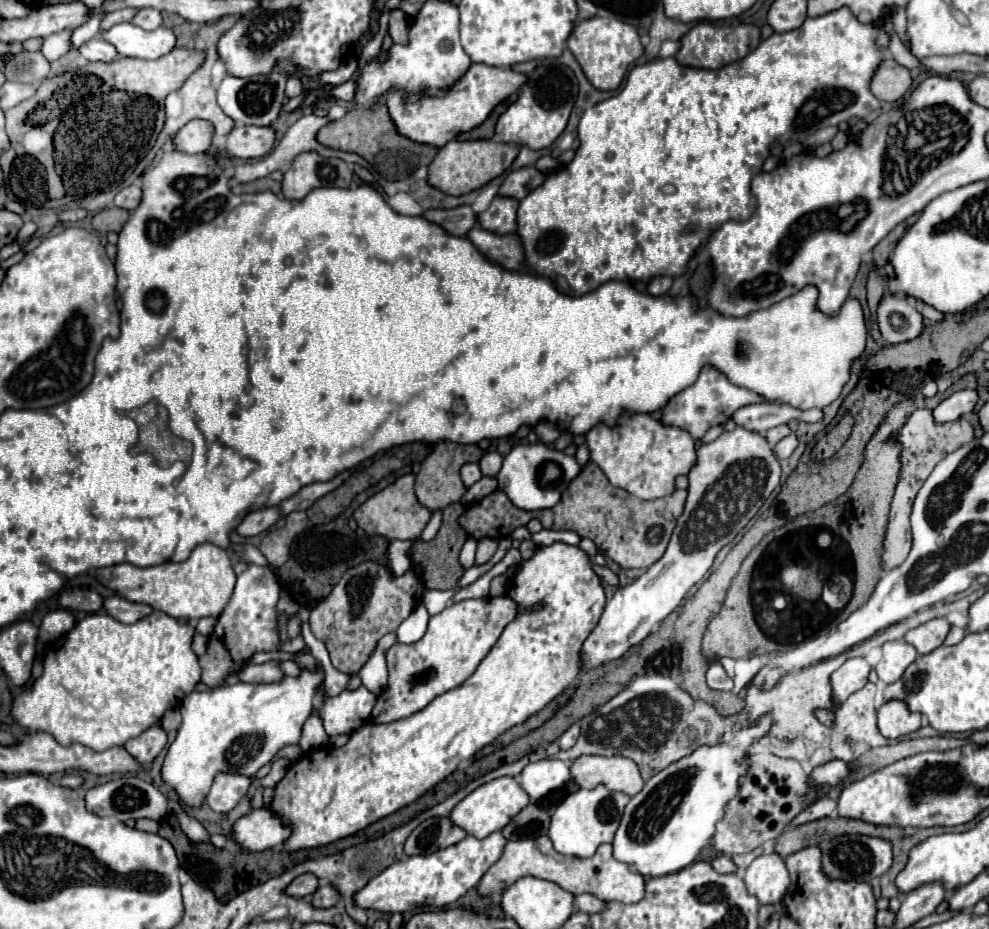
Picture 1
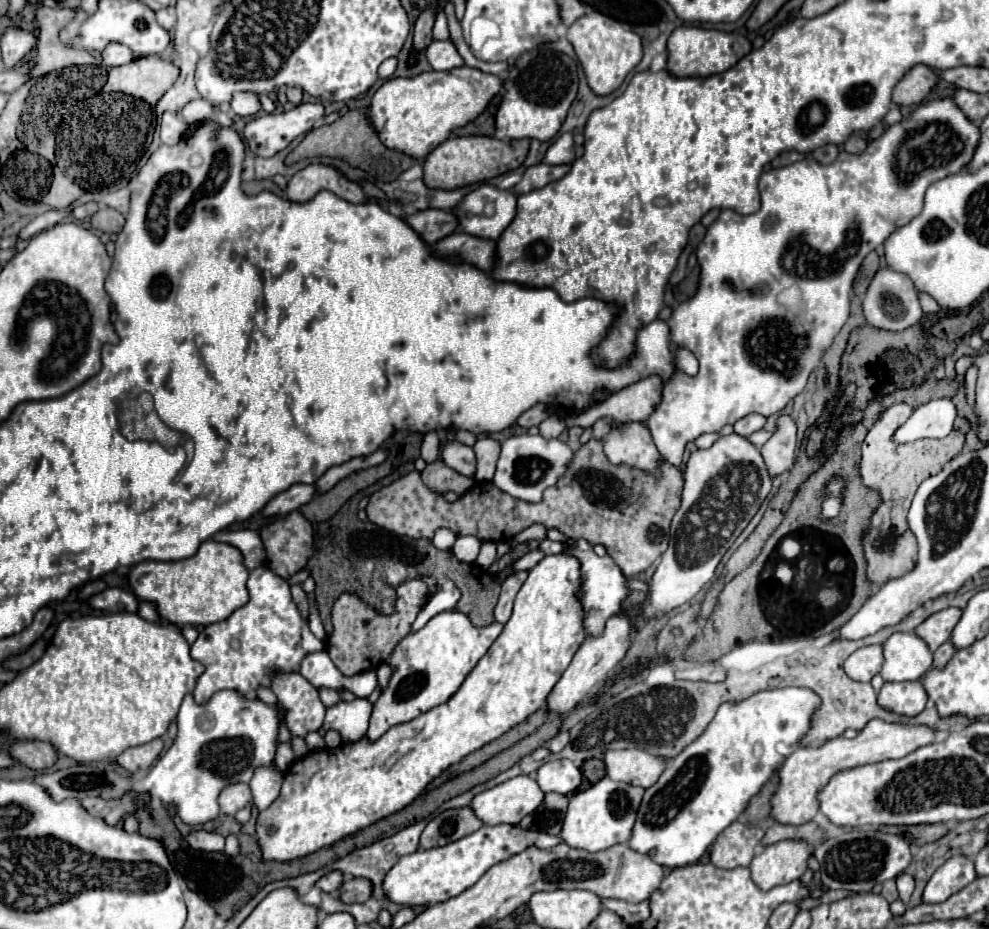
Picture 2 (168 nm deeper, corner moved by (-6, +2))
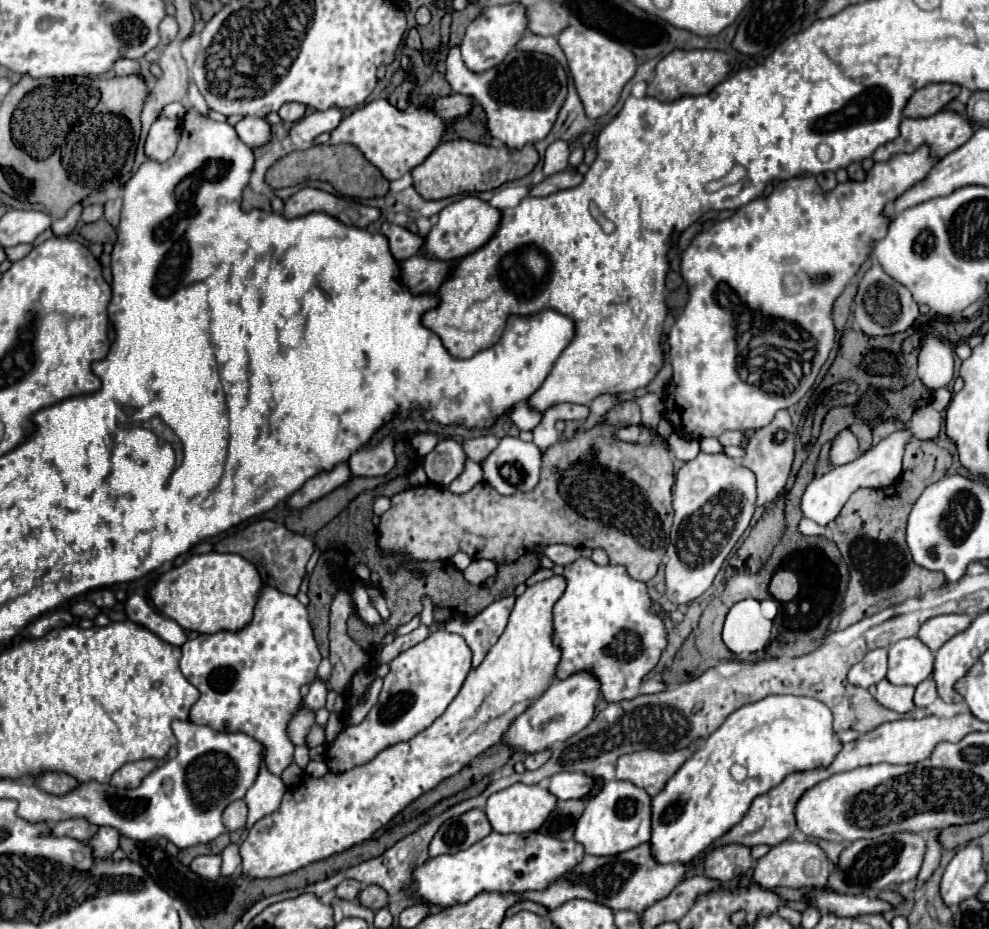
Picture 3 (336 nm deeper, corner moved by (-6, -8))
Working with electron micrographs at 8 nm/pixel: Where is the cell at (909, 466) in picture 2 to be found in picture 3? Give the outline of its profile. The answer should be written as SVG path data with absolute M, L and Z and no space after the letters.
M914 440L908 444L904 470L892 488L856 490L838 514L840 518L828 524L832 528L832 540L850 568L850 584L842 602L842 612L834 616L830 632L842 630L882 608L902 604L908 598L918 598L928 590L944 586L942 572L926 570L912 560L906 544L906 518L920 492L944 478L950 466L952 454L948 450L940 448L936 442Z

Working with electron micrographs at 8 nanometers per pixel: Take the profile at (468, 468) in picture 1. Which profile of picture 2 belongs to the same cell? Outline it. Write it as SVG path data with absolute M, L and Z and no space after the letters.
M458 440L444 442L442 450L440 450L440 458L442 458L442 462L446 462L446 466L450 466L452 470L456 470L464 476L474 476L474 472L476 472L474 450L470 446L460 444Z

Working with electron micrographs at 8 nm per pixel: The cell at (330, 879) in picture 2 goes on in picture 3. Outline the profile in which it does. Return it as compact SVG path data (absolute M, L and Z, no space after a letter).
M344 880L344 882L340 882L340 884L336 886L334 892L336 892L336 898L354 902L356 896L358 896L358 892L360 892L360 884L358 884L356 880Z

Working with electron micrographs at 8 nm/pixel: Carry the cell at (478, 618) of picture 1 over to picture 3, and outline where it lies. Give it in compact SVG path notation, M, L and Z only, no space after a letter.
M446 628L430 632L430 636L426 640L422 640L420 644L404 650L400 656L396 656L390 662L390 672L384 678L384 686L382 686L378 704L368 712L368 716L358 726L346 726L338 734L336 750L334 750L334 746L328 748L326 756L324 756L328 768L334 770L334 772L346 772L352 766L370 762L380 750L384 750L384 748L388 748L388 746L392 746L396 742L410 740L412 736L416 736L418 732L428 728L448 708L448 704L454 700L454 696L462 688L462 684L464 684L470 670L472 670L472 652L470 652L466 640L460 634L452 634Z

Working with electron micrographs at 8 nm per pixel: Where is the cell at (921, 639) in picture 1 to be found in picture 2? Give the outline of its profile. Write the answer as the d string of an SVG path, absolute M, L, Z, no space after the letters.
M944 608L940 612L934 612L932 616L928 616L920 626L916 626L914 632L934 652L940 644L944 644L950 638L952 628L958 624L960 616L962 616L960 608Z

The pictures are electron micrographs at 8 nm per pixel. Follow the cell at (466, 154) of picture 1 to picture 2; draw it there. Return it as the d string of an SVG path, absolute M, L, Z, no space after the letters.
M452 136L436 146L424 158L424 184L428 188L444 188L454 190L462 186L470 186L482 180L496 178L508 170L518 168L528 154L530 140L496 140L488 136Z

